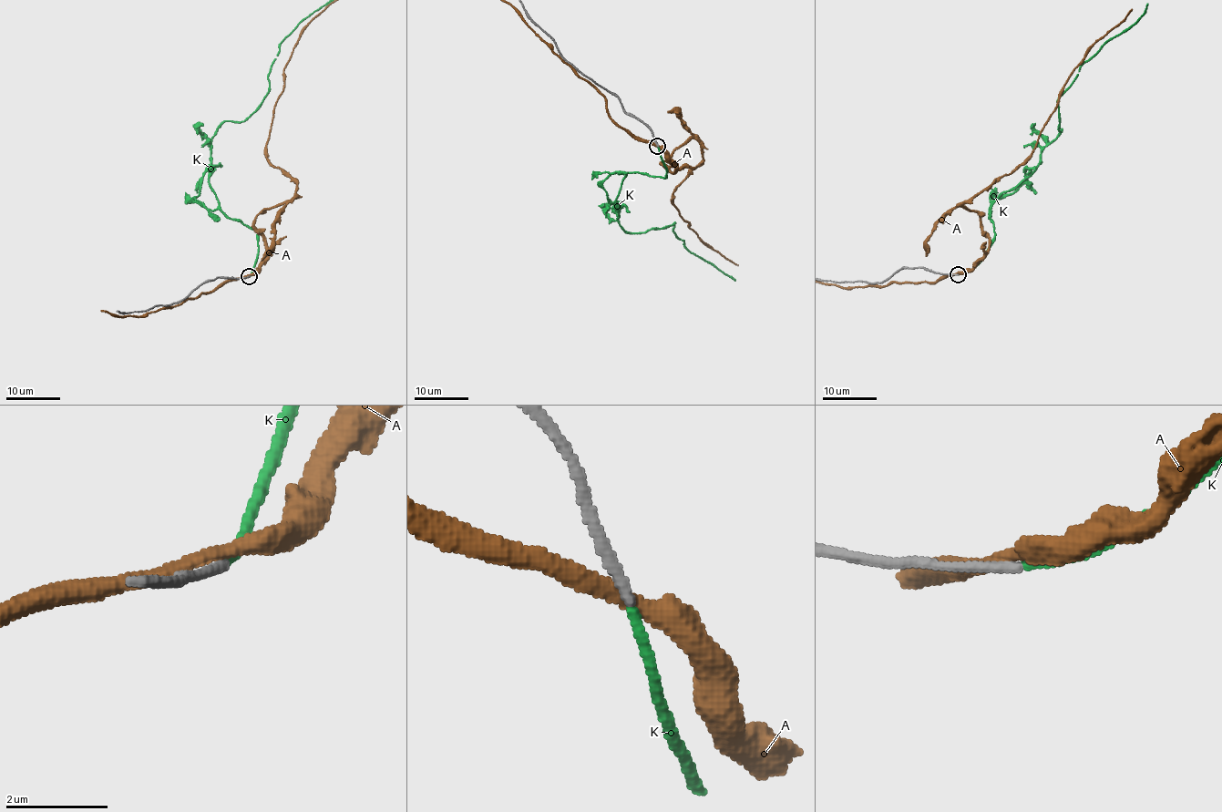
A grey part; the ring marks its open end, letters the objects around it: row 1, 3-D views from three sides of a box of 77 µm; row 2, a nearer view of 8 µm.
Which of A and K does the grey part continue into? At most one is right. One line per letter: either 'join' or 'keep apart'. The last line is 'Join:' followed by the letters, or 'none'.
A: keep apart
K: join
Join: K

